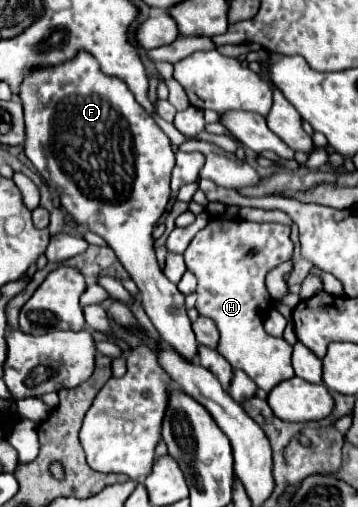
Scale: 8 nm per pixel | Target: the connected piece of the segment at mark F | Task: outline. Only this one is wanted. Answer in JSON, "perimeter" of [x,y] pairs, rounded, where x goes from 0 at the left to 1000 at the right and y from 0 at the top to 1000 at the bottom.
{"perimeter":[[[246,103],[218,107],[207,118],[156,134],[89,138],[56,170],[56,197],[67,205],[73,233],[73,280],[67,300],[89,327],[128,355],[134,371],[162,383],[173,410],[240,454],[285,465],[324,497],[363,548],[391,572],[391,596],[447,659],[447,671],[469,679],[514,710],[547,710],[553,675],[536,655],[536,639],[520,623],[514,580],[480,560],[447,533],[430,505],[425,454],[436,434],[453,426],[475,394],[475,339],[486,327],[486,300],[469,268],[430,241],[358,178],[346,158],[296,150],[268,114]]]}

